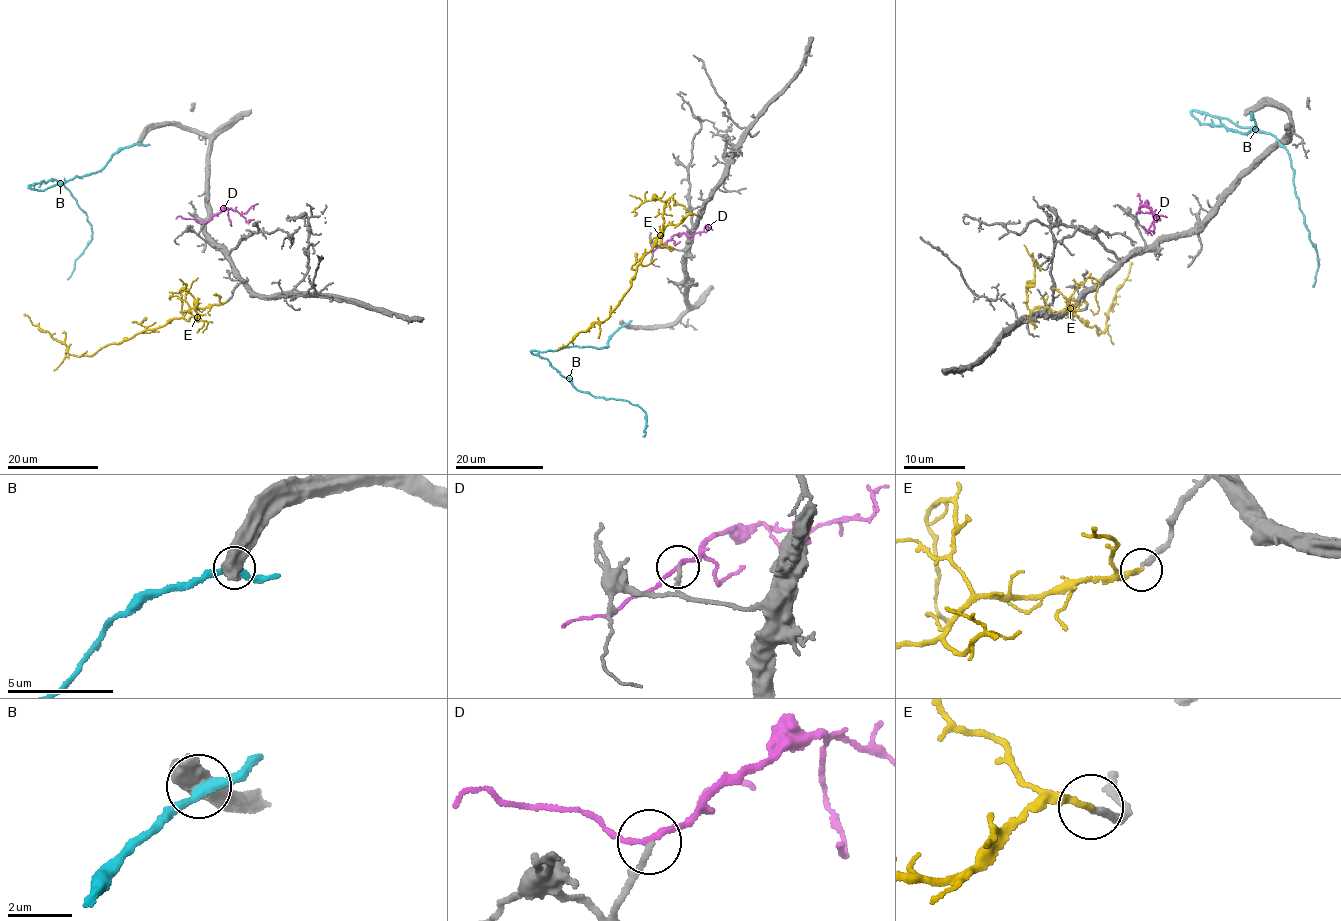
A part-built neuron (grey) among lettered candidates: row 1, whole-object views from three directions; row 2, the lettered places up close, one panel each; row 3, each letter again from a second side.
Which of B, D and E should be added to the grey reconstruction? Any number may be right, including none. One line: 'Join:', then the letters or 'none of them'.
Join: D, E

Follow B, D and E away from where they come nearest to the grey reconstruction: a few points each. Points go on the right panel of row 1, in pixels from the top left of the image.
B: (1251, 113), (1255, 120), (1245, 133), (1201, 124), (1193, 111), (1270, 133), (1286, 150), (1318, 259), (1313, 286)
D: (1137, 213), (1141, 211), (1139, 207), (1145, 206), (1150, 207), (1156, 222), (1156, 215), (1167, 217)
E: (1078, 311), (1066, 303), (1072, 315), (1087, 326), (1094, 325), (1098, 334), (1106, 330), (1107, 315), (1132, 262)

